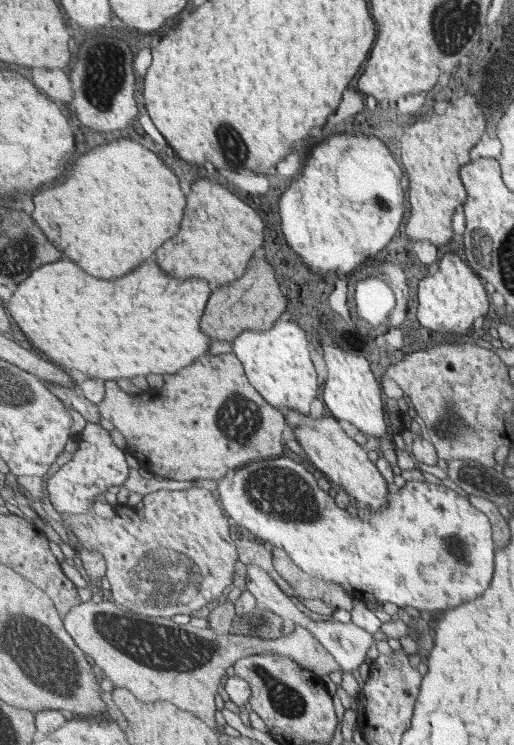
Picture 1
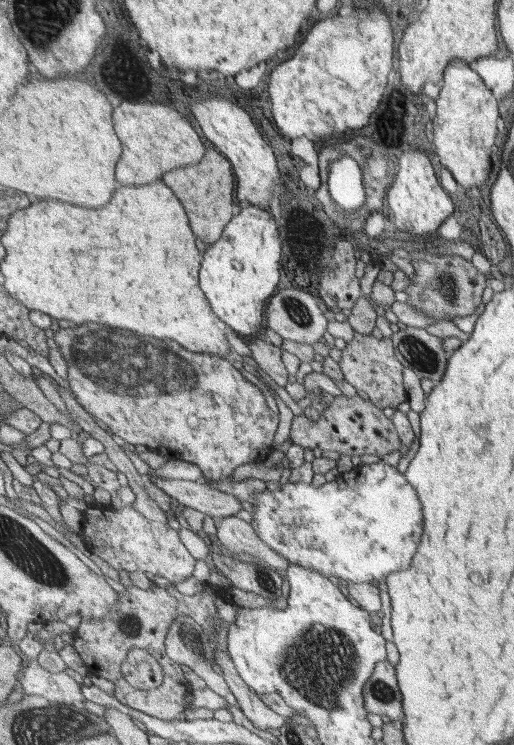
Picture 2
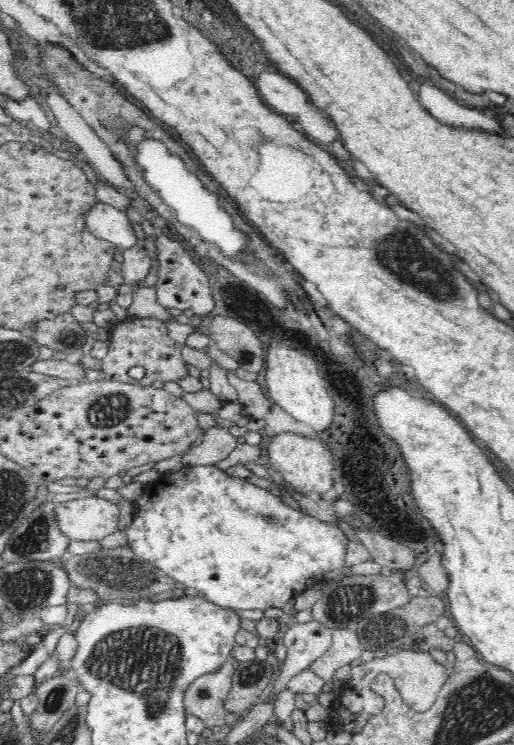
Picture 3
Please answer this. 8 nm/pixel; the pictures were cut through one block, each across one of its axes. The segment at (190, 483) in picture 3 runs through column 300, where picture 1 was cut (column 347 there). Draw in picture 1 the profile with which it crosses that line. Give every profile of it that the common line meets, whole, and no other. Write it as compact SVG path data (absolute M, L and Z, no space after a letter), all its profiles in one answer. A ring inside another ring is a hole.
M269 458L259 459L252 461L251 463L240 467L232 474L227 475L225 478L217 481L217 498L222 502L225 512L232 518L233 523L239 524L239 527L245 526L247 530L251 530L255 536L267 540L271 546L283 548L287 550L289 556L311 576L321 579L325 582L337 583L353 598L357 598L363 602L371 602L372 598L382 602L392 602L398 607L412 606L417 610L451 610L455 606L461 606L465 602L475 600L479 598L481 594L489 590L494 575L496 574L496 540L494 539L494 530L489 518L481 512L478 508L475 508L471 504L469 498L464 498L461 494L457 494L455 490L447 488L447 486L433 484L426 481L409 481L406 482L404 487L395 490L393 486L393 493L390 493L390 504L383 508L378 508L377 511L372 510L370 512L370 519L365 522L363 518L359 518L353 511L341 510L335 500L321 490L321 486L317 484L313 474L301 466L299 462L291 460L291 458Z

